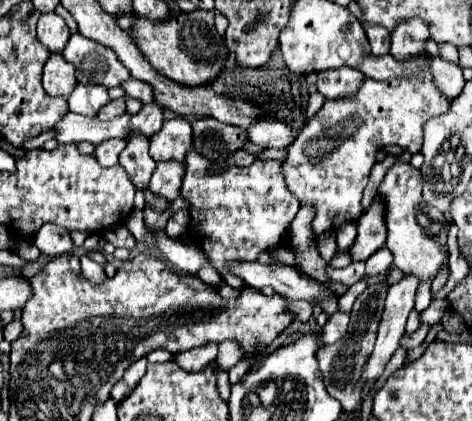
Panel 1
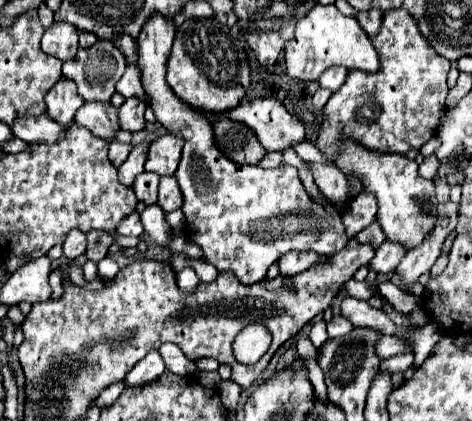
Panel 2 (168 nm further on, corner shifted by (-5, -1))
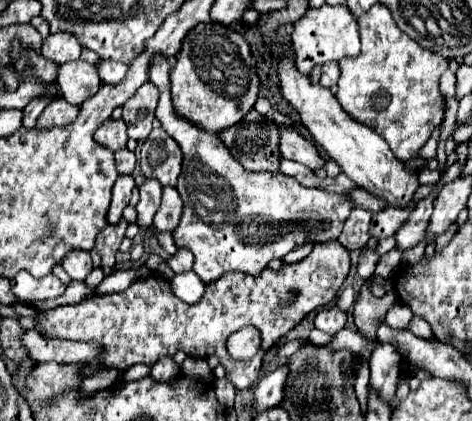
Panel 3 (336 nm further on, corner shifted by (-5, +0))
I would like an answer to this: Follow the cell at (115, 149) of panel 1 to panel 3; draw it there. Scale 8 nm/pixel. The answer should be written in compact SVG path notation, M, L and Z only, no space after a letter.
M120 149L120 151L114 153L114 157L116 157L116 167L118 167L120 173L126 175L126 173L132 173L132 171L134 171L136 157L134 157L132 151L128 151L128 149Z

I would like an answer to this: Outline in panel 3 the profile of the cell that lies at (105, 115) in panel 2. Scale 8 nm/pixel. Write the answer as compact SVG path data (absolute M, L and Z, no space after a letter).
M108 119L102 123L102 127L98 127L98 131L94 133L94 141L102 143L104 147L108 147L110 151L118 151L122 147L126 147L128 135L126 135L126 123L122 119Z

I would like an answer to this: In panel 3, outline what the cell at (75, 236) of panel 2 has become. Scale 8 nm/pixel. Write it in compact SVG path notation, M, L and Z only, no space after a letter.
M72 249L64 261L62 261L62 267L64 271L72 277L72 279L86 279L88 273L92 271L92 257L88 251L78 251L78 249Z

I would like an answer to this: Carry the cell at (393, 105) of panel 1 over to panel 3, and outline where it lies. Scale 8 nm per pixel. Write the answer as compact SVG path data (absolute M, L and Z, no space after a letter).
M376 3L362 19L358 19L360 27L360 39L362 39L362 53L358 59L340 59L340 79L338 79L338 93L336 99L342 105L344 111L348 111L354 119L360 119L360 123L374 129L382 139L390 145L394 155L402 161L410 161L418 157L418 149L430 139L432 131L442 123L444 119L444 107L446 101L440 93L438 79L444 71L448 71L448 59L442 59L442 55L434 55L432 51L426 51L418 47L406 33L398 29L394 23L390 9Z

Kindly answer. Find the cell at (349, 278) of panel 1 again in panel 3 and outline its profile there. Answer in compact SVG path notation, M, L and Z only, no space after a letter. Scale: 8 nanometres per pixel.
M368 251L368 253L364 253L364 255L360 257L360 261L358 261L358 275L360 275L362 279L368 279L368 277L372 277L376 263L378 263L378 255L376 255L374 251Z

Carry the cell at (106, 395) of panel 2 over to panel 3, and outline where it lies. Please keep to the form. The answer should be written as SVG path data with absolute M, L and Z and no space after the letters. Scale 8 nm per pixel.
M134 365L134 367L130 367L130 369L126 369L126 371L122 373L122 379L124 379L124 381L138 381L138 379L142 379L144 375L148 375L148 369L150 369L150 367L146 367L146 365Z

